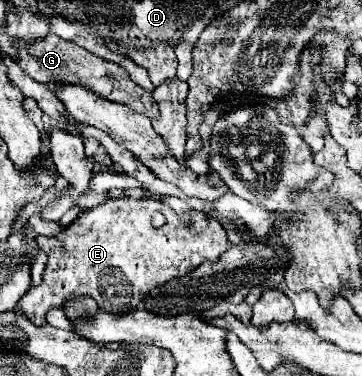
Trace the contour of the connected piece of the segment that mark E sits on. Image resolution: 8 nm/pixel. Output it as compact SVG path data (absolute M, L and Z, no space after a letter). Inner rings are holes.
M132 197L108 199L106 203L80 213L78 219L72 225L68 225L64 233L58 235L58 239L66 245L66 251L52 251L48 255L48 265L42 277L42 283L32 287L20 299L16 311L26 313L28 319L40 327L40 325L46 325L46 313L50 309L64 307L84 295L94 297L98 307L102 307L108 313L128 313L130 309L136 309L144 299L148 299L148 293L154 287L160 287L170 279L186 275L188 271L194 271L200 263L220 261L220 255L230 247L228 235L216 219L194 209L188 211L188 215L190 215L190 225L186 227L180 215L176 215L170 205L156 199L132 199ZM154 213L164 215L166 223L162 227L152 225Z

